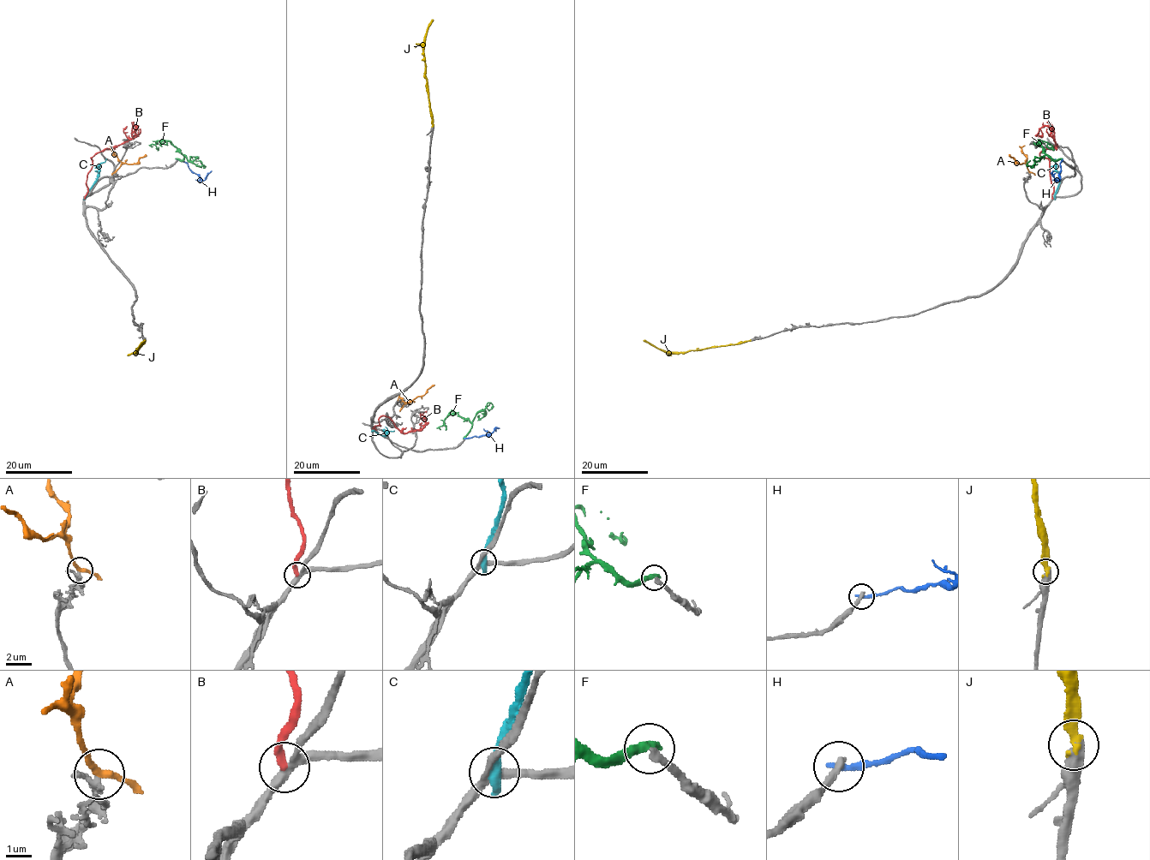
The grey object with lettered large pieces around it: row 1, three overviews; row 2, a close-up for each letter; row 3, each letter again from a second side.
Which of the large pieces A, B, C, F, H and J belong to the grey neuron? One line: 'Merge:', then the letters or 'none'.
Merge: J

